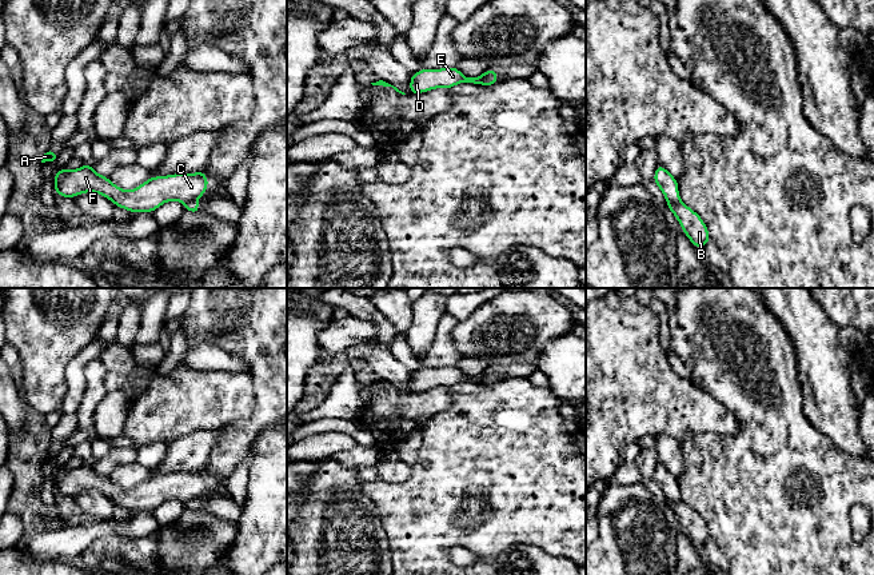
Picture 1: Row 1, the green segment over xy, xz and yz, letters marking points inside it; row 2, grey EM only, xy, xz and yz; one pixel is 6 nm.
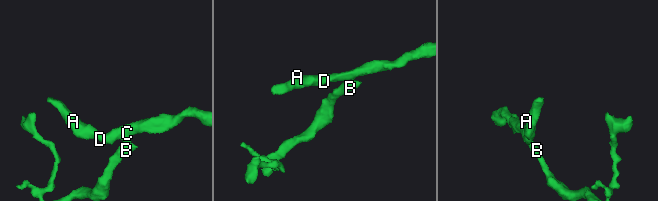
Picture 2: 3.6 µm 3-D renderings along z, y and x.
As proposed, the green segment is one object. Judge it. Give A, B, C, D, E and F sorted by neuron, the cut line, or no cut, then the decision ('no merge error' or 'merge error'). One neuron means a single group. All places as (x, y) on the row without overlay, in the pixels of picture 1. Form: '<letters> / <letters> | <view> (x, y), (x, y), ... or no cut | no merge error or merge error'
A C D E F / B | yz (679, 499), (667, 502) | merge error

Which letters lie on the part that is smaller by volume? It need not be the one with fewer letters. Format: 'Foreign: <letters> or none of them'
Foreign: B

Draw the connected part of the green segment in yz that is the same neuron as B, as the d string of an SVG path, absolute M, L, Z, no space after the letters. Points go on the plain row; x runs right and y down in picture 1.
M678 500L667 502L667 508L677 515L681 527L695 547L703 547L711 539L706 523L690 506Z

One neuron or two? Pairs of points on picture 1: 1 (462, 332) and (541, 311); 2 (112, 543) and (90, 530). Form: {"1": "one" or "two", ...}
{"1": "one", "2": "two"}

